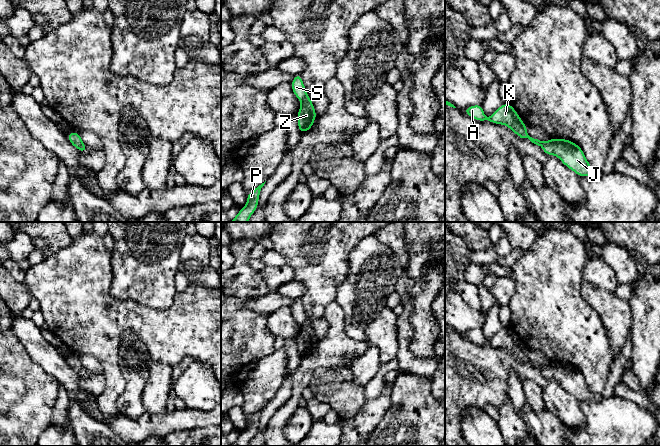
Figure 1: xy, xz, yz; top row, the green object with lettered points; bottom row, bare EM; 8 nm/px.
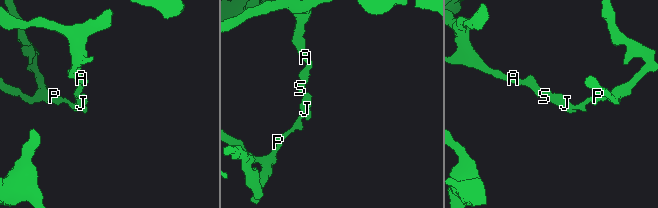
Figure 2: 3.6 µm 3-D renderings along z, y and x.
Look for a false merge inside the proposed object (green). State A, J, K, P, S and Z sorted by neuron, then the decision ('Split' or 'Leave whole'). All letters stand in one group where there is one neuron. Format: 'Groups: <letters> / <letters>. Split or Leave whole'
Groups: A K S / J P Z. Split

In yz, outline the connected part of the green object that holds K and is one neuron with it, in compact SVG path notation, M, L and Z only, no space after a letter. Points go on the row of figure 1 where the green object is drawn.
M510 103L502 104L498 109L493 112L493 114L488 119L485 118L485 114L481 104L467 107L463 109L462 112L480 122L491 122L493 124L505 125L509 127L518 137L528 138L532 143L540 147L543 147L543 145L548 142L534 139L528 135L527 126L521 120L518 113Z

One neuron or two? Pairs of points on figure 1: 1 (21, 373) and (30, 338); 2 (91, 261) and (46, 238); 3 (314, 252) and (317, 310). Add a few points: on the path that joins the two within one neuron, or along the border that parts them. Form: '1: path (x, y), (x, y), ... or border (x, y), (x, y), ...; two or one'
1: border (13, 332), (30, 358), (42, 369); two
2: border (73, 239), (69, 244), (46, 258); two
3: path (317, 266), (317, 296); one

